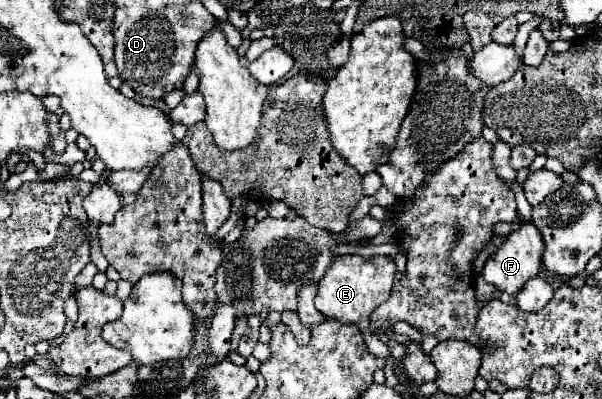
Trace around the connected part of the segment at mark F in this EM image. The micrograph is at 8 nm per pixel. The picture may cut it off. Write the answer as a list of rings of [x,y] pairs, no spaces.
[[[523,222],[521,228],[507,234],[505,242],[487,258],[487,262],[483,266],[483,278],[485,278],[485,282],[491,282],[493,286],[497,286],[499,290],[503,290],[507,294],[517,294],[519,288],[523,288],[523,284],[529,278],[539,274],[541,252],[543,252],[543,240],[541,240],[539,230],[531,222]]]

